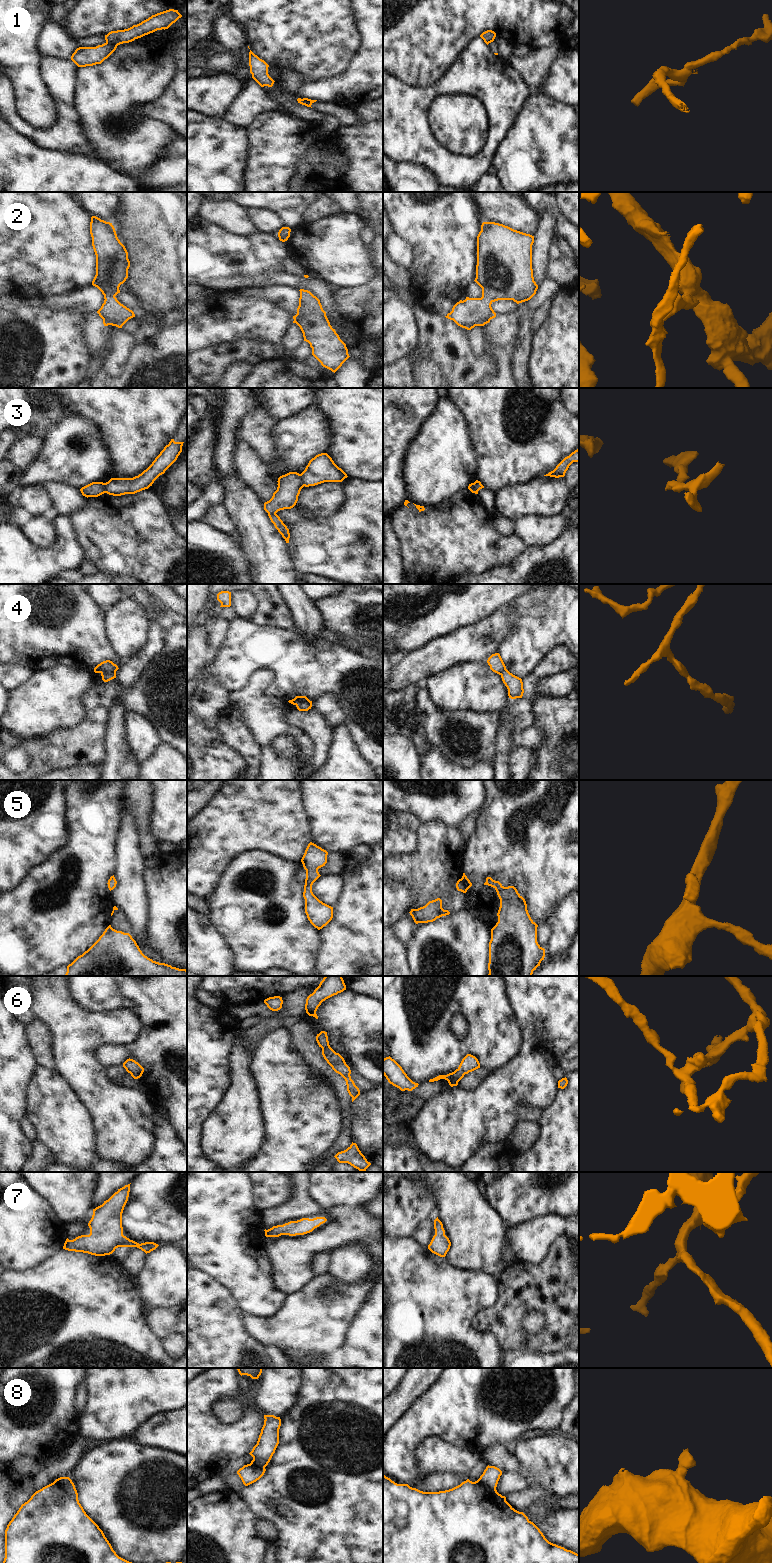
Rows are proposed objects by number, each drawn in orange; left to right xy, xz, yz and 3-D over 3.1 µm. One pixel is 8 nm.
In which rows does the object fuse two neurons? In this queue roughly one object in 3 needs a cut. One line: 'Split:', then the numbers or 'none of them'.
Split: 1, 3, 4, 8

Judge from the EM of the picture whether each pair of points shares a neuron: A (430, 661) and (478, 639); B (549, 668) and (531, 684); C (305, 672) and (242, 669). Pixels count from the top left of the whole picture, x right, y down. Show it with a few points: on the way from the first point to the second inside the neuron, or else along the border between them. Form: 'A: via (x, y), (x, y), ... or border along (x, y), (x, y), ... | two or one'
A: via (442, 652), (466, 644) | one
B: via (544, 670), (535, 679) | one
C: via (289, 661), (258, 661) | one

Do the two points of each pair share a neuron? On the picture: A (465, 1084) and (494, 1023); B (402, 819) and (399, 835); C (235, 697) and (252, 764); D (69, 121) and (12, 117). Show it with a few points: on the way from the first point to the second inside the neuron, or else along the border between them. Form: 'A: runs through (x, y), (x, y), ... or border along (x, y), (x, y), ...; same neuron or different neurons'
A: border along (480, 1066), (490, 1072); different neurons
B: border along (393, 822), (415, 832); different neurons
C: border along (229, 704), (241, 712), (243, 721), (249, 730); different neurons
D: runs through (55, 135), (35, 135), (26, 129); same neuron

